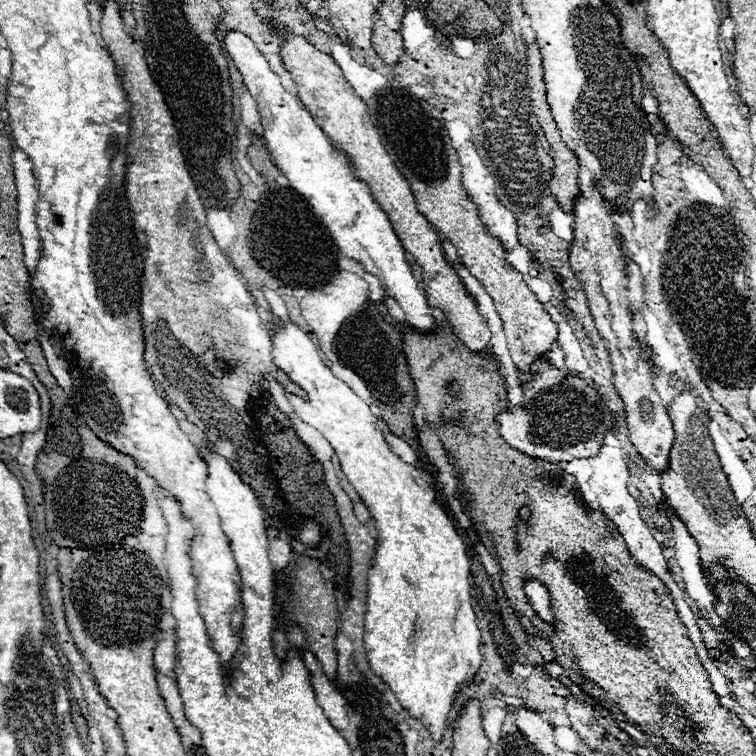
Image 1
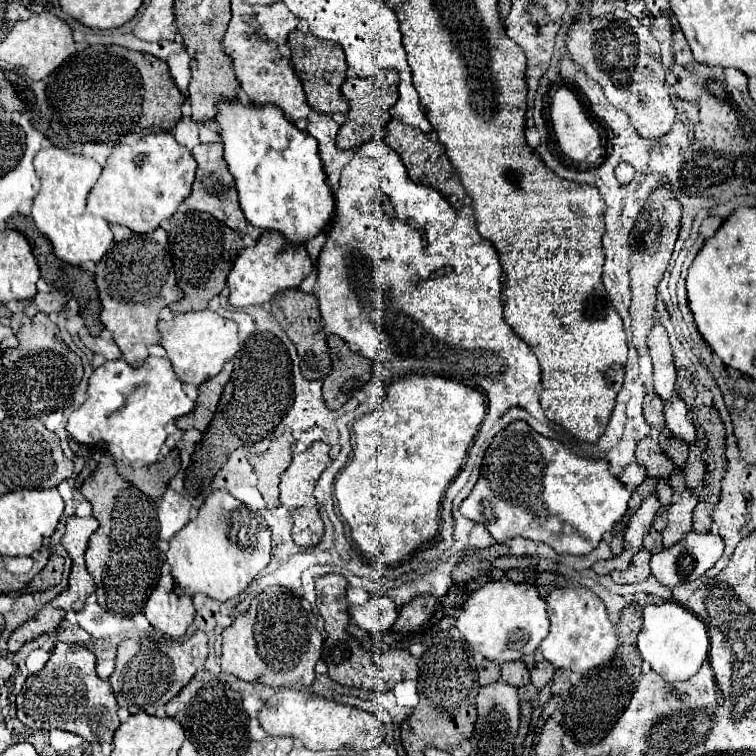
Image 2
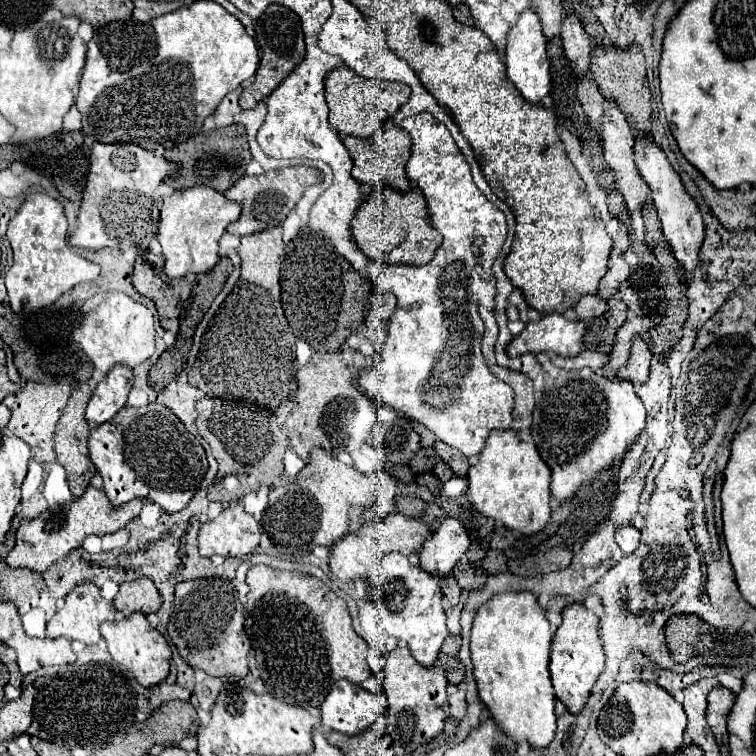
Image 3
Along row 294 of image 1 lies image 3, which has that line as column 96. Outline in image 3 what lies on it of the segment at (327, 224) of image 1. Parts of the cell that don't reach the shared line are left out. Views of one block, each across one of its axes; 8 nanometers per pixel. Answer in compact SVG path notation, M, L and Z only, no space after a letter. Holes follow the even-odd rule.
M114 366L104 382L100 382L86 406L84 418L90 426L108 422L126 406L128 392L132 390L134 374L128 366Z

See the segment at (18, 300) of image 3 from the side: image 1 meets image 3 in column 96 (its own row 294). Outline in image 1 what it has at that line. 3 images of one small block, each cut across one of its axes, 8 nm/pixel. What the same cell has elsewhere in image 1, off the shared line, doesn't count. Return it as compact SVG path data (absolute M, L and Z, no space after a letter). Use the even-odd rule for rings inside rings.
M262 288L262 292L270 302L278 322L286 326L280 334L274 334L274 362L308 394L306 402L292 394L288 394L288 400L294 412L306 424L320 430L320 434L330 442L342 472L374 520L376 546L372 554L372 566L368 570L368 602L364 616L364 648L368 664L372 672L390 686L402 708L406 708L412 718L418 718L426 726L426 730L432 734L432 740L442 742L444 730L448 726L448 714L458 698L458 692L462 686L470 686L474 682L482 662L480 628L470 604L470 558L466 552L466 542L458 534L456 524L436 502L436 492L432 484L426 482L424 474L392 454L382 430L378 428L378 416L372 414L370 406L360 396L356 396L346 382L338 380L330 372L318 346L300 328L288 322L284 300L268 288Z

